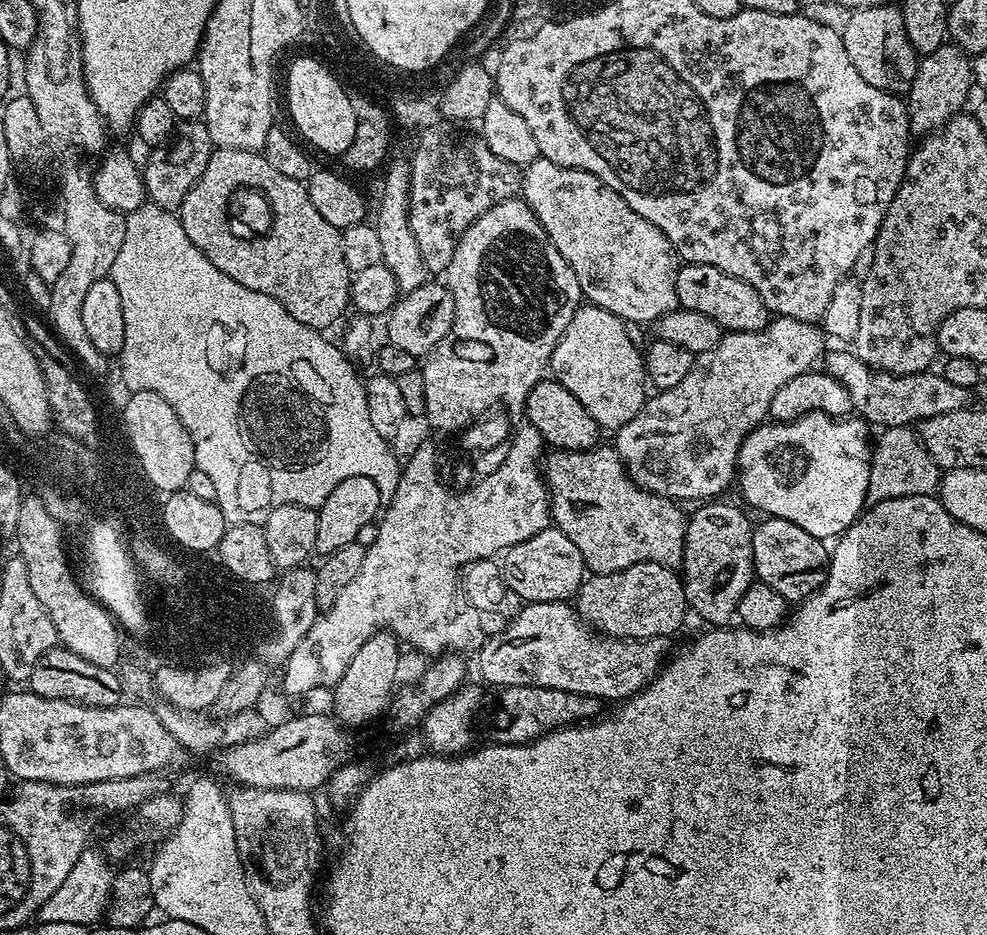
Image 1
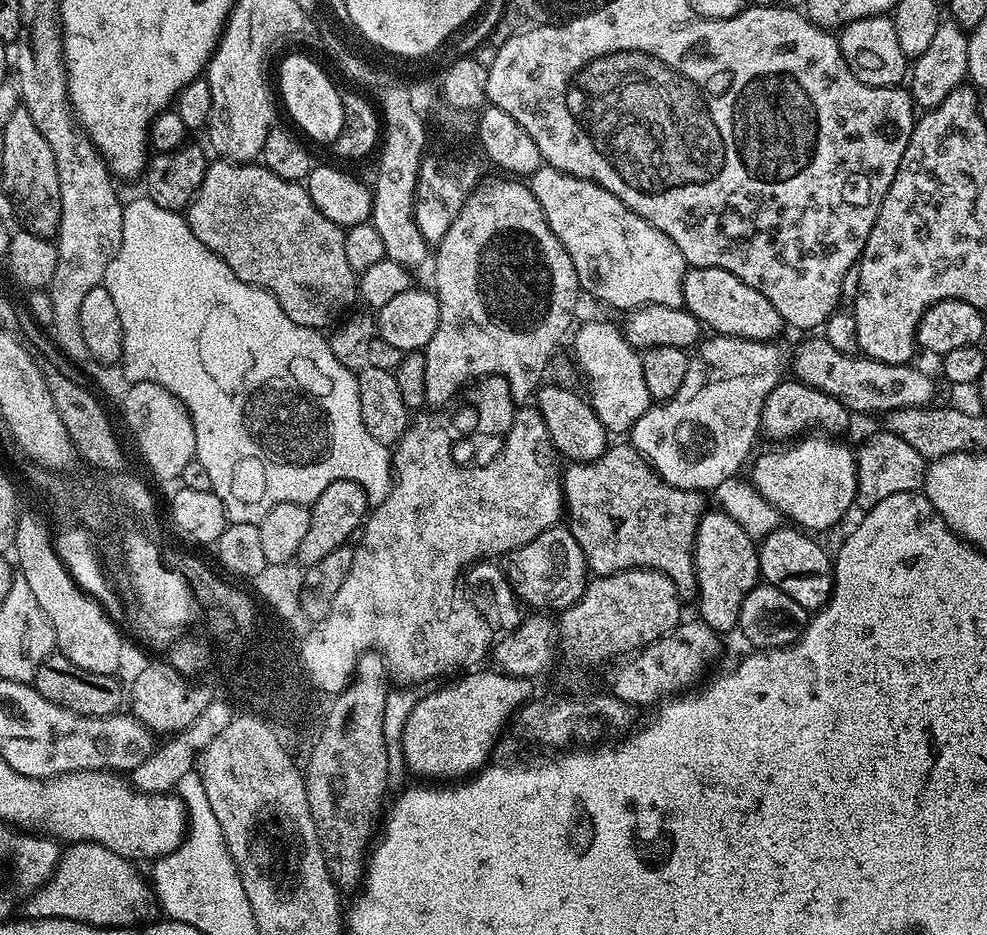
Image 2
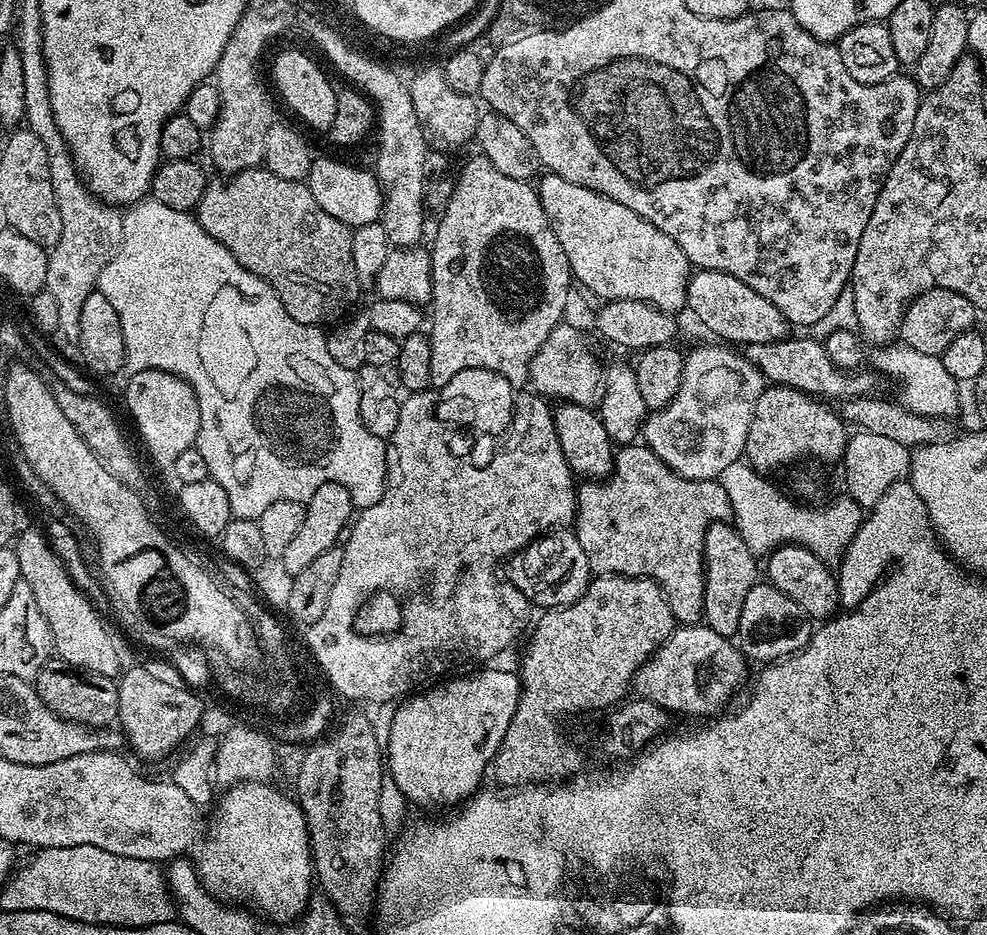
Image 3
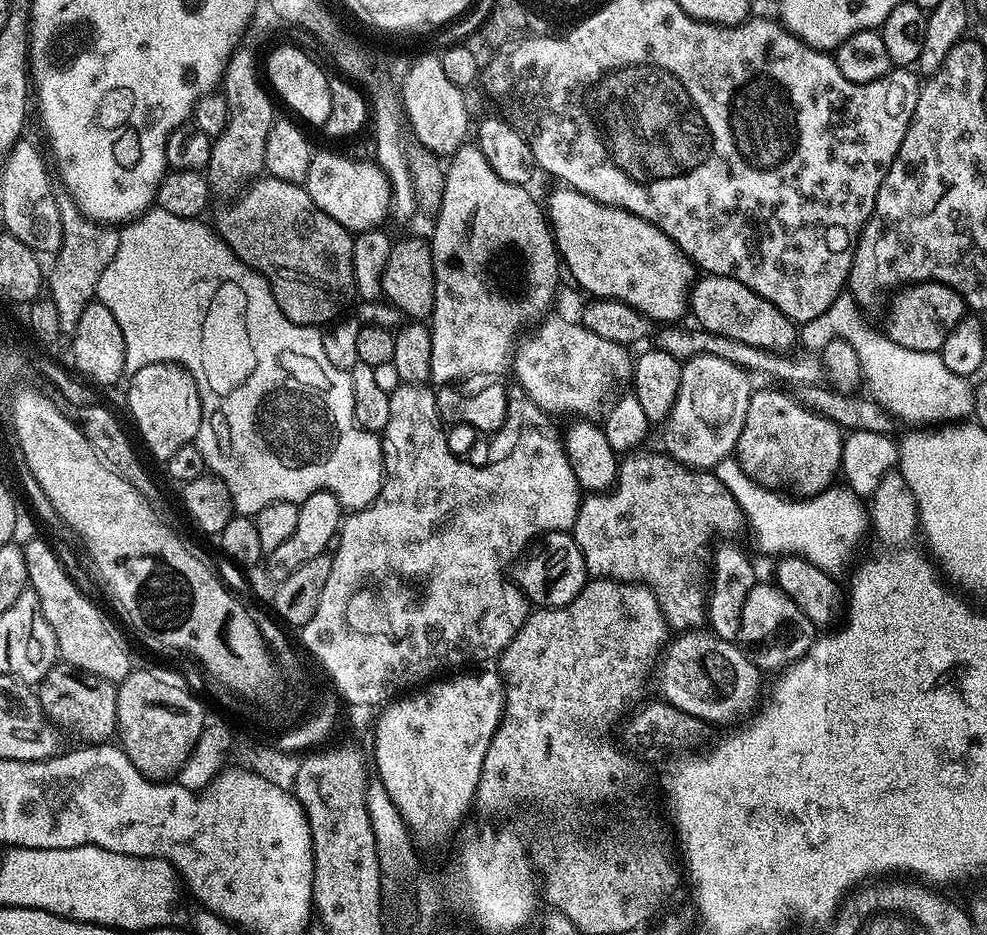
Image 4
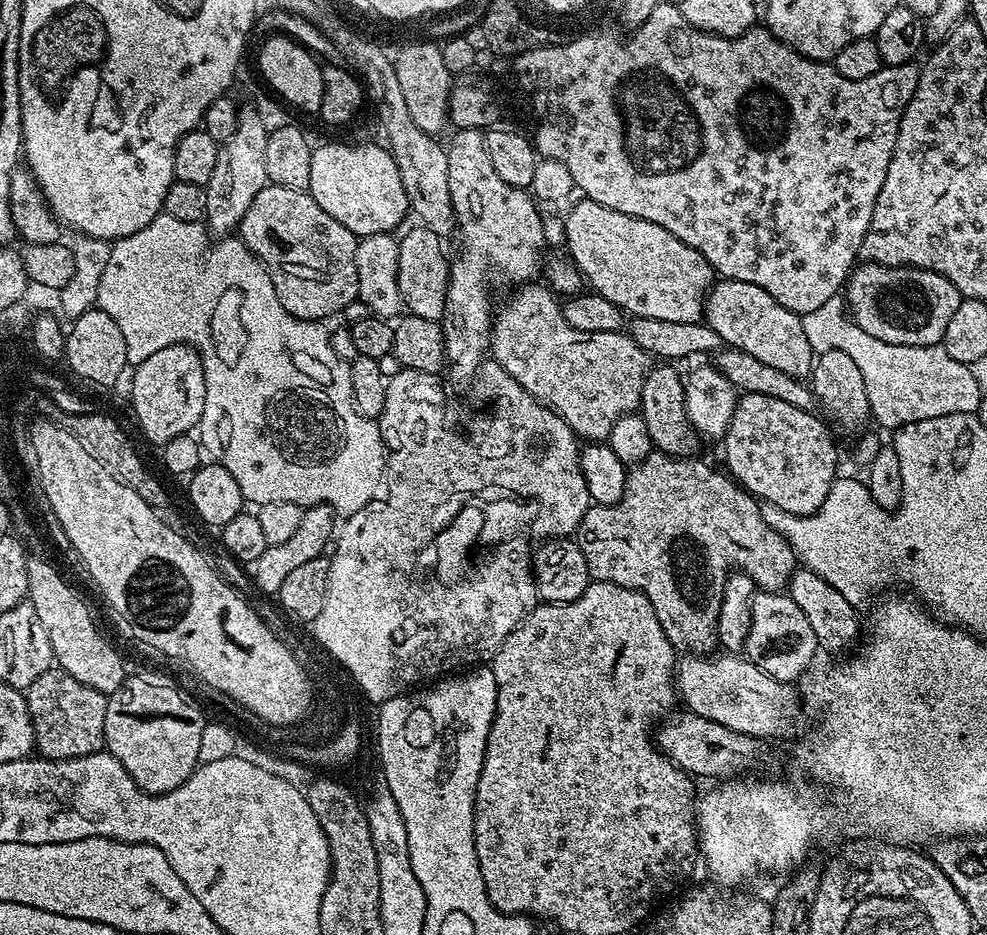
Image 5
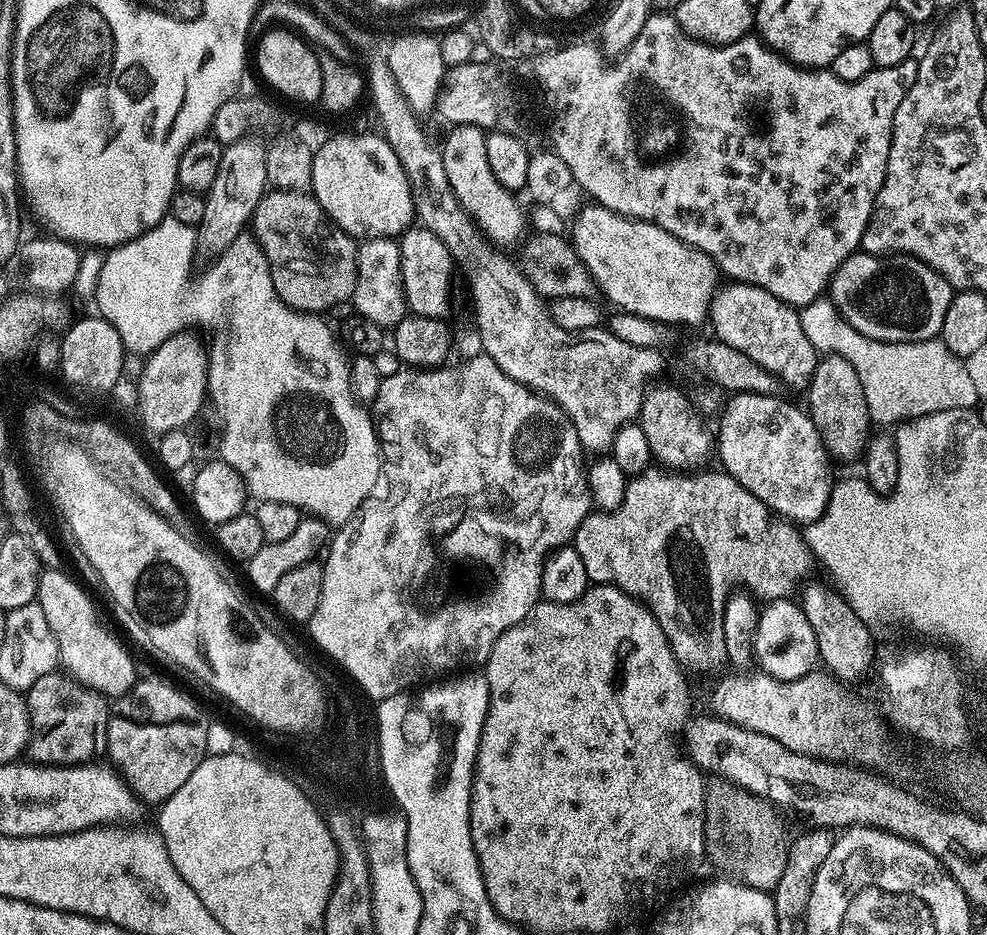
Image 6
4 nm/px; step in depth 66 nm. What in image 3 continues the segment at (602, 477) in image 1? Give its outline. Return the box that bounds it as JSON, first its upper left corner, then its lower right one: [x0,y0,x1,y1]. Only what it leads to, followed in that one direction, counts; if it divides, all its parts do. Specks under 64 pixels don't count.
[574,442,732,625]

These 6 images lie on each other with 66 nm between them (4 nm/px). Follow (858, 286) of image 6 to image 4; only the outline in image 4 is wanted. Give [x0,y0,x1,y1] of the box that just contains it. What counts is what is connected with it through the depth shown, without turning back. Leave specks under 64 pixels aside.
[882,280,966,353]

